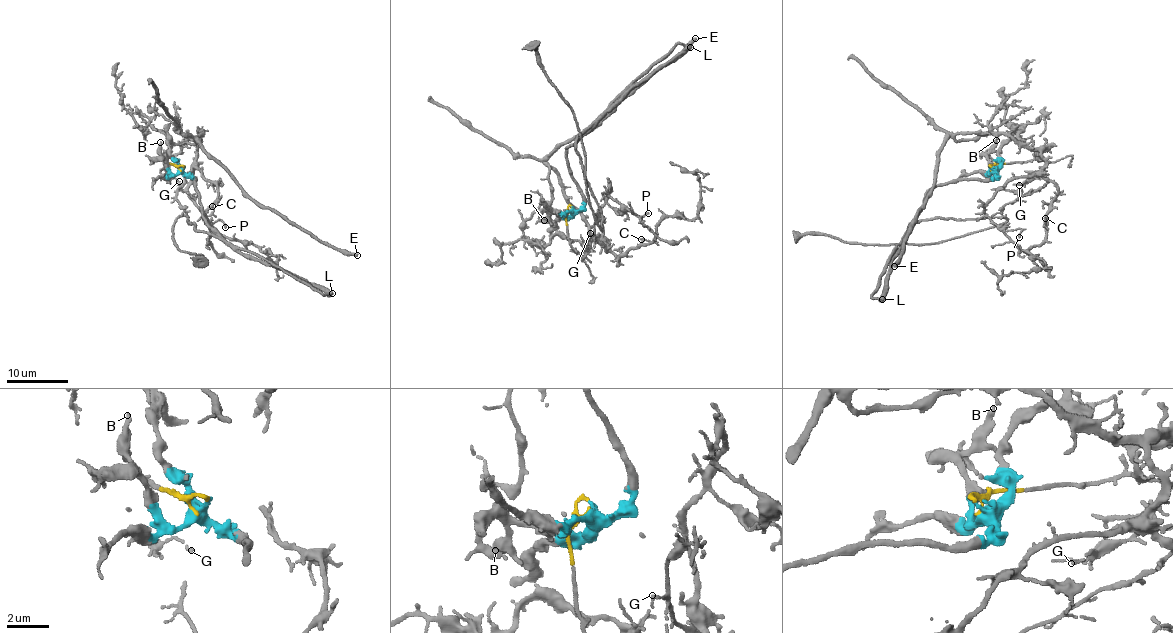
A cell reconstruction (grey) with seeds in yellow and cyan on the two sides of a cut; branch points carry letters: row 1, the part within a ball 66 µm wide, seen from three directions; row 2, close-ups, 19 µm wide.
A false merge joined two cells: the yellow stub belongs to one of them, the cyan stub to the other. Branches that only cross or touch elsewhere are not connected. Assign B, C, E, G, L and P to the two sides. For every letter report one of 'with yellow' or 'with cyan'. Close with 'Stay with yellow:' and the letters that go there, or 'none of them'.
B: with cyan
C: with yellow
E: with yellow
G: with yellow
L: with cyan
P: with yellow
Stay with yellow: C, E, G, P

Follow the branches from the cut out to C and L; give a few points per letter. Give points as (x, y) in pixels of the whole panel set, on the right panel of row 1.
C: (992, 169), (995, 164), (1040, 160), (1038, 153), (1045, 148), (1043, 174), (1057, 195), (1044, 226), (1045, 218)
L: (992, 169), (993, 178), (957, 179), (927, 192), (923, 206), (904, 233), (893, 258), (882, 300)

